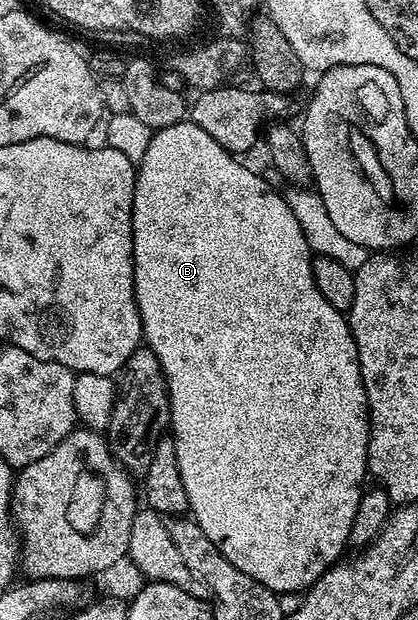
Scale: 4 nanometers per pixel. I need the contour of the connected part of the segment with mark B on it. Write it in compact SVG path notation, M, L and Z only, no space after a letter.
M181 121L163 127L160 131L153 131L152 140L142 161L136 169L136 188L134 189L134 205L132 206L132 240L134 241L134 293L136 294L136 304L140 314L140 330L142 332L143 342L158 357L158 365L162 365L164 370L164 380L168 386L168 404L170 405L170 437L174 441L174 449L178 453L178 473L182 473L182 485L186 489L188 498L188 511L191 518L210 537L210 541L218 549L226 561L234 565L234 569L242 569L246 577L254 577L258 585L266 589L275 591L299 591L307 592L308 588L313 587L335 563L341 562L344 547L349 546L350 529L354 522L354 513L357 512L358 503L362 494L362 488L365 486L364 479L368 475L368 398L366 389L362 381L362 373L358 365L358 349L354 345L354 337L348 328L348 320L345 312L334 309L322 293L318 293L318 285L314 285L312 276L312 251L306 245L306 237L302 237L302 229L298 226L298 221L294 213L290 213L290 205L284 200L283 194L275 191L262 176L256 171L251 171L246 164L240 163L237 156L231 151L222 149L206 129L198 129L198 125L191 121Z

